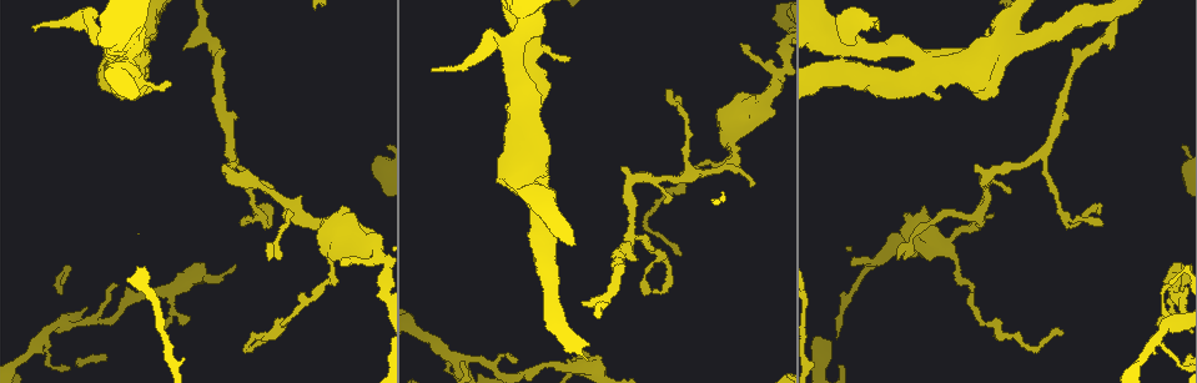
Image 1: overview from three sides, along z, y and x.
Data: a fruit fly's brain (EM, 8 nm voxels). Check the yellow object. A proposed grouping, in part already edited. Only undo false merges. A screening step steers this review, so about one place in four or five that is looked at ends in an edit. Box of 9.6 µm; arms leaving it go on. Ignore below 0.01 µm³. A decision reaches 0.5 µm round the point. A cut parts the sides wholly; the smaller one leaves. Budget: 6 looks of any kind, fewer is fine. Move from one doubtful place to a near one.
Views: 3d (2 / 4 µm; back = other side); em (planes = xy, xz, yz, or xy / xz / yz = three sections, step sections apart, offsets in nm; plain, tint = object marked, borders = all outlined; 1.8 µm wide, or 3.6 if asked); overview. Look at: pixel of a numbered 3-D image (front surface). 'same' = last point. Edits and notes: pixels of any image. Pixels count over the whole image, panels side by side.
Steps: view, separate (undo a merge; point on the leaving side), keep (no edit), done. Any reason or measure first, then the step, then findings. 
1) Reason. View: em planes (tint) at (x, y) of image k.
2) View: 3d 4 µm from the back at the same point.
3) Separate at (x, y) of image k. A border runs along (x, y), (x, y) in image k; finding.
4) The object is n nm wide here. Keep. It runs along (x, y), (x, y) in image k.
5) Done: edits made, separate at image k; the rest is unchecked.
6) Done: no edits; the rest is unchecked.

Calibre changes. View: 3d 2 µm at (77, 20) of image 1.

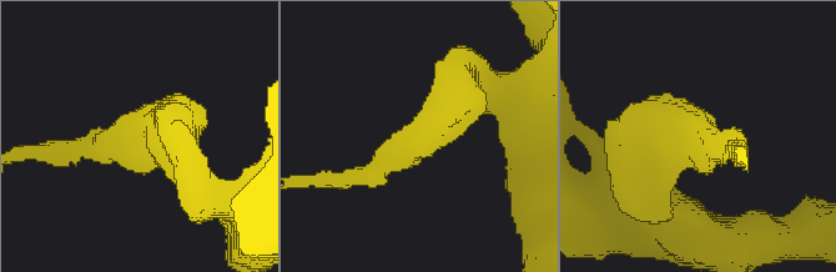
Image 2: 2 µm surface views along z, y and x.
View: em planes (tint) at (703, 141) of image 2.

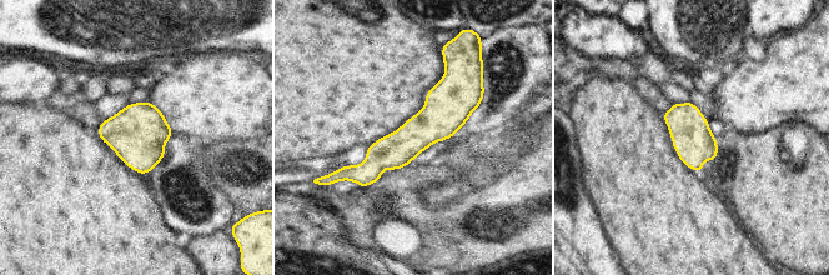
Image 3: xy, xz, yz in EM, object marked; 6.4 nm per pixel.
The object is 240 nm wide here. Keep. All the same neuron.

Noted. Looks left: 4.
Thick turns thin. View: em 3.6 µm xz step 8 (tint) at (1007, 45) of image 1.

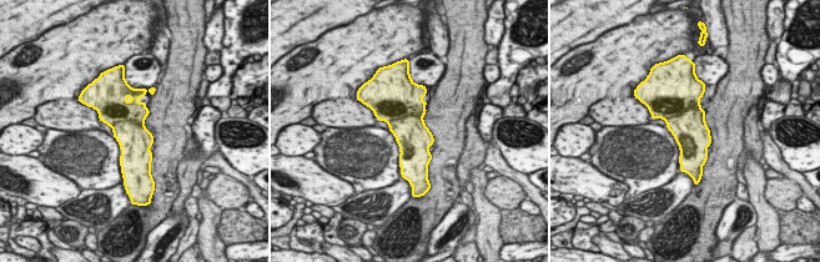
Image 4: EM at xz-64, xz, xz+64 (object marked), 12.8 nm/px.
Another direction. View: em 3.6 µm planes (tint) at the same point.

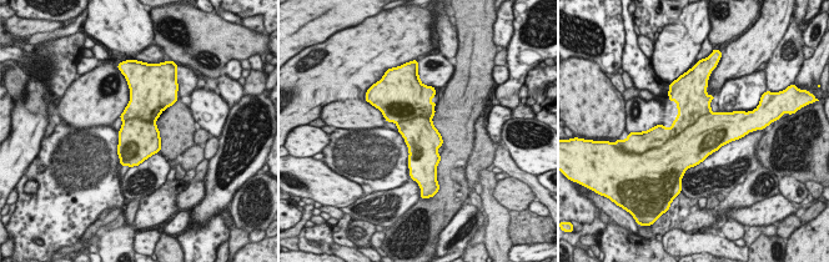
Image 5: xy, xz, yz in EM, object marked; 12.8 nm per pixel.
The object is 480 nm wide here. Separate at (691, 106) of image 5. Two neurons meet here.

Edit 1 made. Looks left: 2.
Arms part here. View: em planes (tint) at (1167, 325) of image 1.

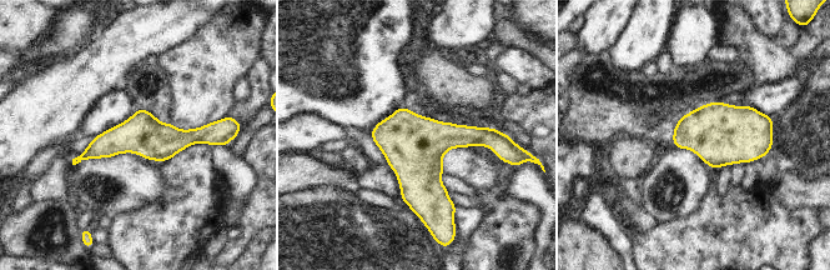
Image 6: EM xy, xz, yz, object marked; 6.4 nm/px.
Keep. It runs along (212, 133), (119, 139), (84, 156) in image 6; continuous, no second neuron.

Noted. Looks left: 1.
Done: edits made, separate at image 5; the rest is unchecked.

